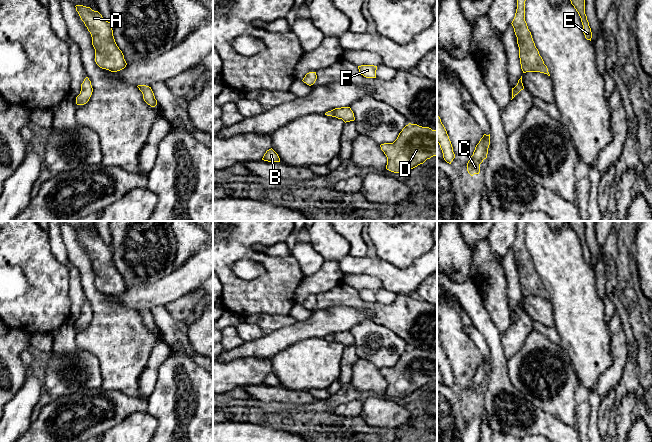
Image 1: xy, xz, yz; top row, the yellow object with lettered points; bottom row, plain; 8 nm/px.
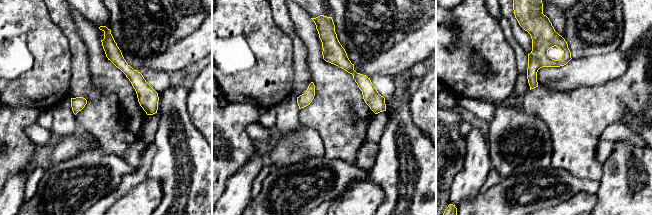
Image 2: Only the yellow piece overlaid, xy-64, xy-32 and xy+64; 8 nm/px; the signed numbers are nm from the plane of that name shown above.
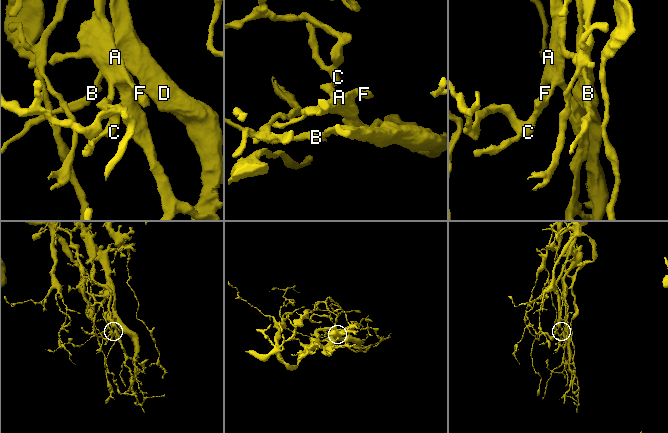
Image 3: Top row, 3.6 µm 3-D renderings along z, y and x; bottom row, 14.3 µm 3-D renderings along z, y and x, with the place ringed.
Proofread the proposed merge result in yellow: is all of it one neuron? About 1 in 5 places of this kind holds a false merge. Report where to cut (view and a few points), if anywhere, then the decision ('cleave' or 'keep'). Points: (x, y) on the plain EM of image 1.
cut none; keep

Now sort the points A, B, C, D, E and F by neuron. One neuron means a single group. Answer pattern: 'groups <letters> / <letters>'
groups A B C D E F

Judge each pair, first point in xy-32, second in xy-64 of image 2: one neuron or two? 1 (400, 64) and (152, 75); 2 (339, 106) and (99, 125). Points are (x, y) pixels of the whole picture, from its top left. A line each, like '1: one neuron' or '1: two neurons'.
1: two neurons
2: one neuron

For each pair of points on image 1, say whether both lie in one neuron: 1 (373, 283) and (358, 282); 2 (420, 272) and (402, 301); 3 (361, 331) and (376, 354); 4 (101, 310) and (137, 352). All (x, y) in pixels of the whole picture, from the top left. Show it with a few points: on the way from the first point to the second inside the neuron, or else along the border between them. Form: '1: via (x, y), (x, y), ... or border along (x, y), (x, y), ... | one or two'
1: via (369, 282), (362, 282) | one
2: border along (407, 294), (396, 295) | two
3: via (367, 337), (375, 345), (375, 348) | one
4: via (111, 320), (114, 329), (127, 342) | one

